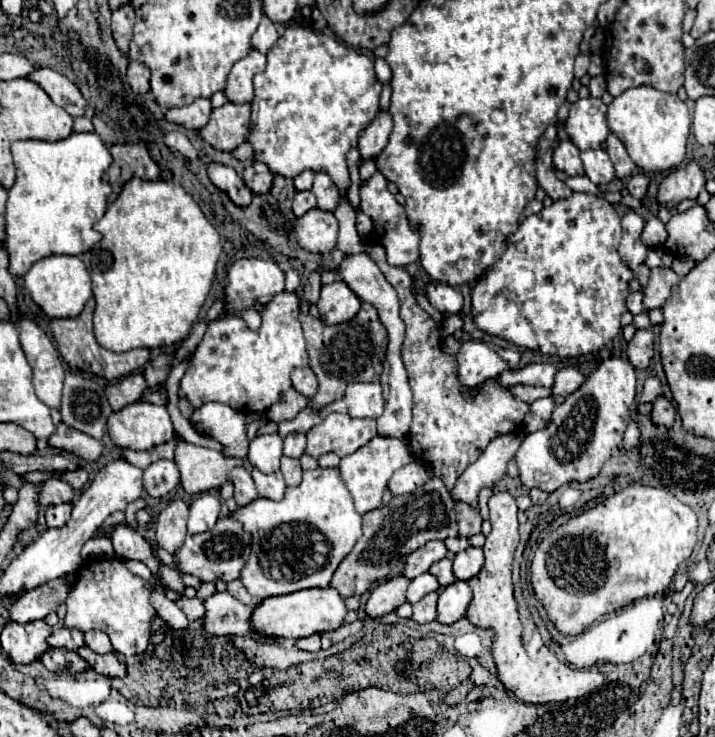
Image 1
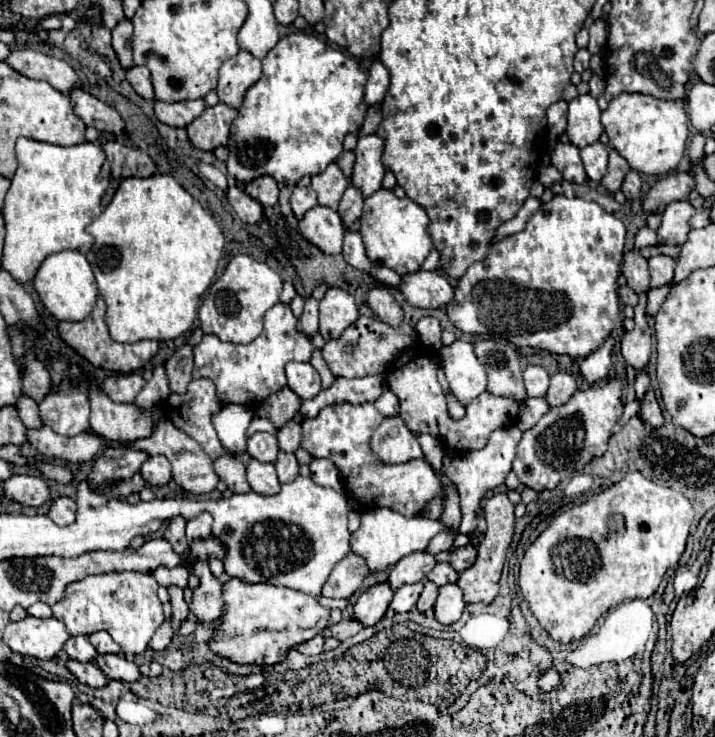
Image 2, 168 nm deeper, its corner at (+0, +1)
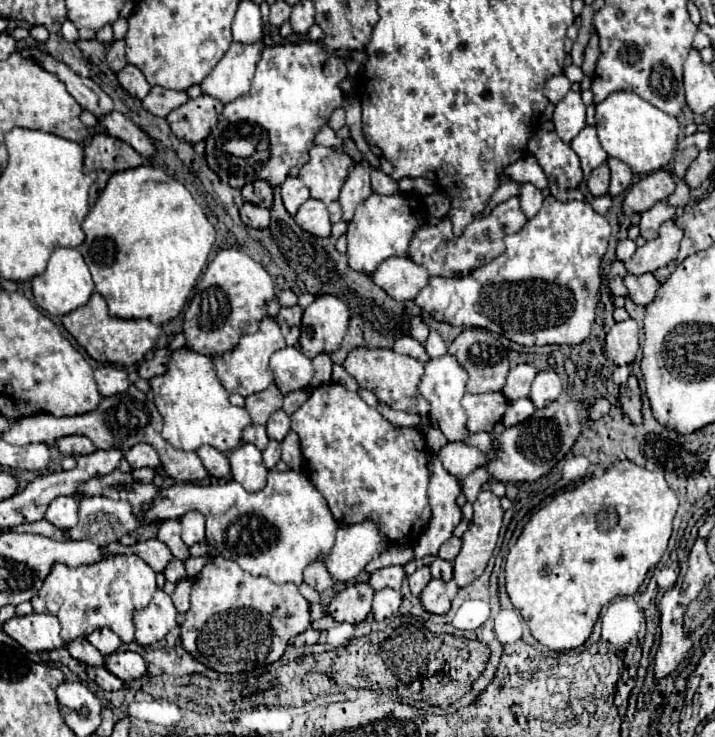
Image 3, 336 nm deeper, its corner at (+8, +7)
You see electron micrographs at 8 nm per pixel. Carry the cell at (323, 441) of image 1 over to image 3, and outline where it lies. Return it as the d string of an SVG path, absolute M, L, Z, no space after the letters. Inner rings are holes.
M323 383L315 387L299 411L291 415L291 429L301 439L301 453L309 481L327 499L333 519L339 525L355 525L365 519L379 525L381 535L391 545L415 545L423 527L431 521L431 505L427 499L429 459L425 435L415 427L395 427L369 407L355 391L339 383Z

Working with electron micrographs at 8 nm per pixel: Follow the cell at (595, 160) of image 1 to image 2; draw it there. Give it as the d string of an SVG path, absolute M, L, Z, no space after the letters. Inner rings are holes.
M593 143L581 149L581 159L587 171L587 177L595 183L599 183L607 171L607 157L609 157L609 147L603 143Z

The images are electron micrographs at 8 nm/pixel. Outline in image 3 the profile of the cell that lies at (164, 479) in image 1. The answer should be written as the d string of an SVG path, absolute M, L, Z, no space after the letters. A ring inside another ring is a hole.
M137 443L125 453L125 459L129 461L131 469L141 469L141 467L159 467L159 455L157 451L147 445L147 443Z

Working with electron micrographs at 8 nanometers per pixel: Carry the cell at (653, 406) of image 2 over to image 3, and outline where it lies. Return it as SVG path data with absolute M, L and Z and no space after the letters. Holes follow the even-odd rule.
M629 375L625 389L619 395L619 405L623 409L623 413L633 421L633 423L641 423L641 393L639 393L639 383L635 379L635 375Z

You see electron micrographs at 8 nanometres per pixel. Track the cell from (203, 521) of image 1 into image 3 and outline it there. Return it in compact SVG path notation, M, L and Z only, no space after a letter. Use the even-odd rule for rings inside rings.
M189 511L181 519L183 525L183 541L185 545L195 545L195 543L205 543L205 517L199 511Z

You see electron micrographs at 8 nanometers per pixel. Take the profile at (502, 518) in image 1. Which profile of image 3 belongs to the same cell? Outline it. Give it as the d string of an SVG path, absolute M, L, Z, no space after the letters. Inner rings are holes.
M481 491L477 501L473 503L473 521L469 525L469 529L465 531L465 535L461 537L463 541L463 549L461 553L455 557L455 577L453 581L459 585L459 587L465 587L469 585L471 581L475 581L487 567L487 561L489 557L493 555L493 549L497 545L499 539L499 531L502 526L504 510L499 503L499 497L493 495L491 491Z

